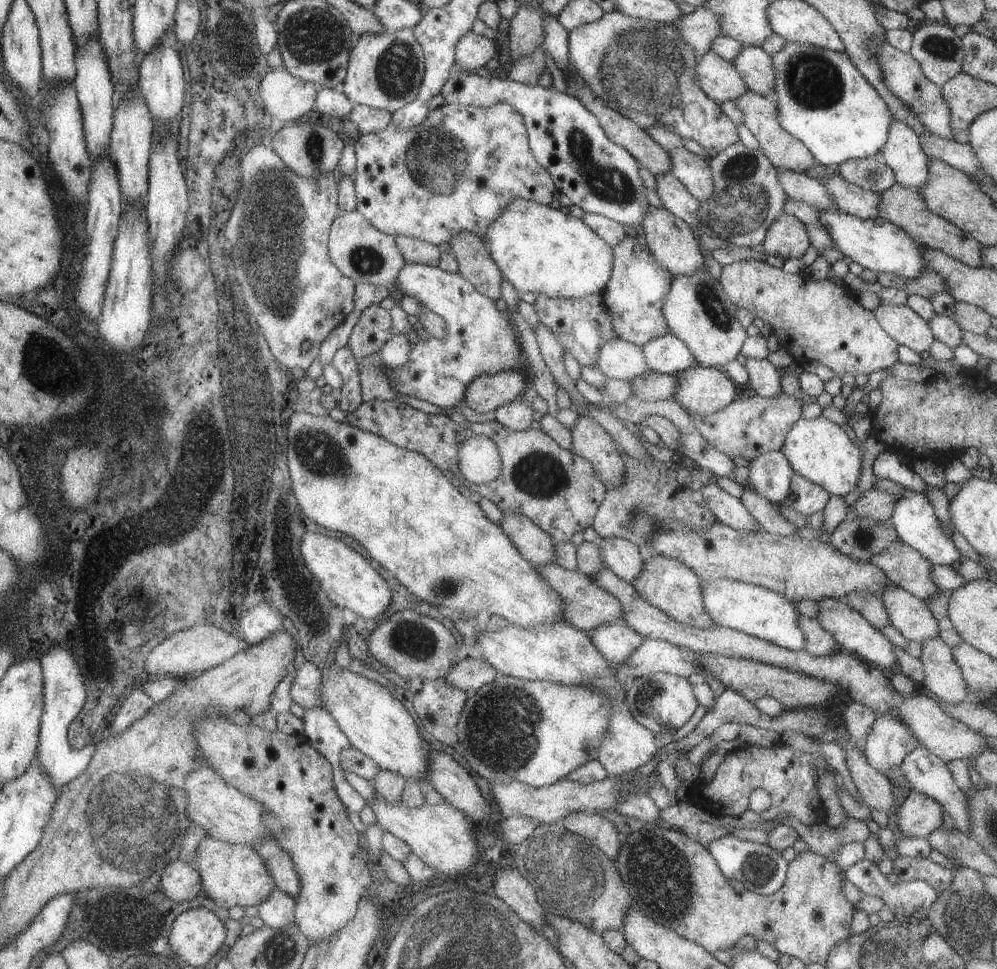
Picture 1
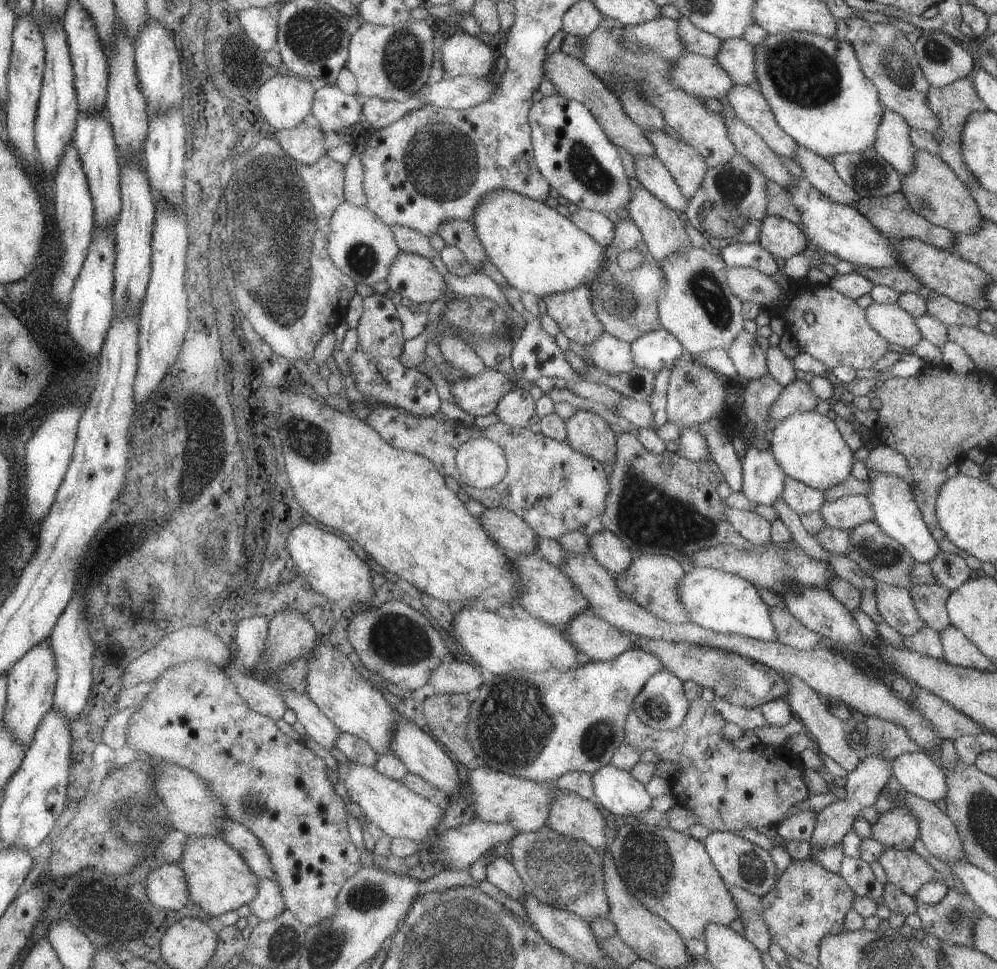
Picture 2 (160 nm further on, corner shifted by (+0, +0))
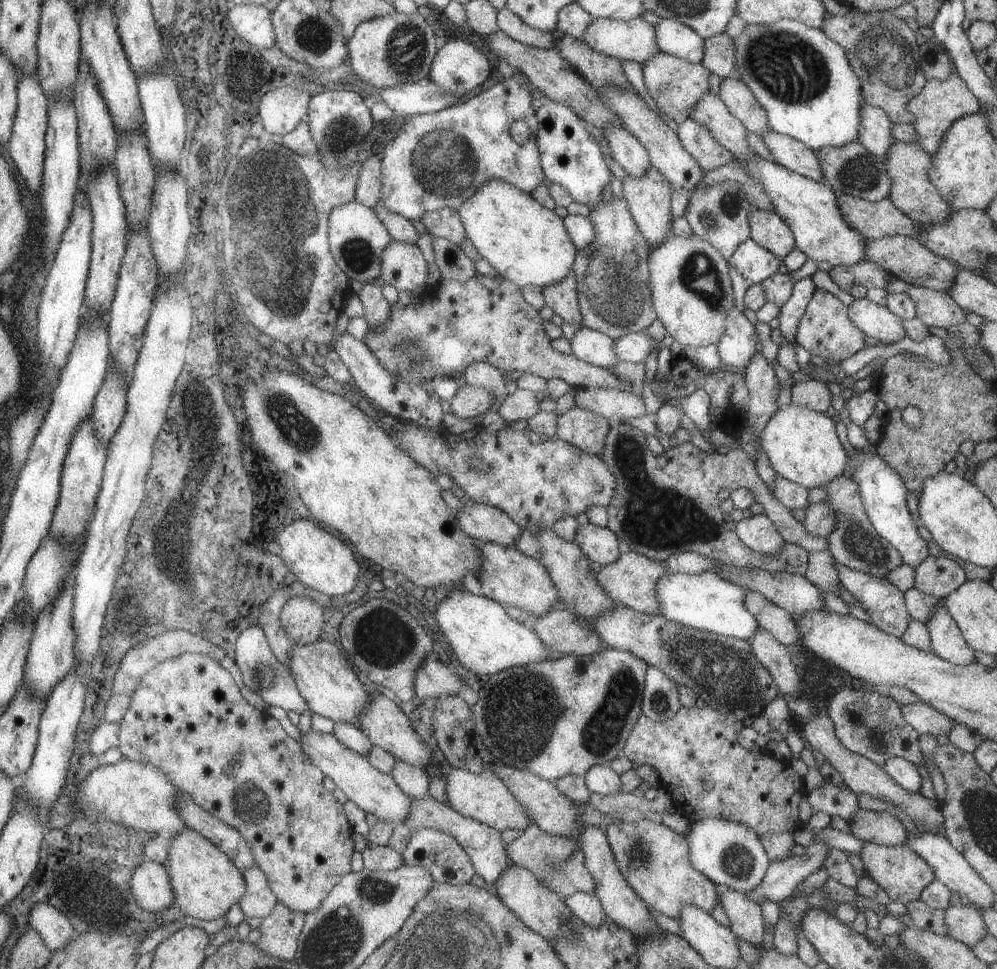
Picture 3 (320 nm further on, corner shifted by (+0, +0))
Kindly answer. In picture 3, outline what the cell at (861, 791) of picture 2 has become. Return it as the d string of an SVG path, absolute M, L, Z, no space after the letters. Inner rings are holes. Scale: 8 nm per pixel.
M812 843L805 848L801 857L792 855L781 861L771 861L759 884L745 893L748 899L759 906L764 900L779 904L783 899L787 899L798 882L820 868L821 861L829 850L819 843Z

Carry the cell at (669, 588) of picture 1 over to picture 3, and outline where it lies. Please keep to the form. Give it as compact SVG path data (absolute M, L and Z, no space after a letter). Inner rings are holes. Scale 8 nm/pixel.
M622 550L615 562L603 566L589 564L595 582L603 592L615 603L623 605L643 614L660 614L658 598L655 598L654 586L666 572L664 562L652 561L645 556L629 550Z

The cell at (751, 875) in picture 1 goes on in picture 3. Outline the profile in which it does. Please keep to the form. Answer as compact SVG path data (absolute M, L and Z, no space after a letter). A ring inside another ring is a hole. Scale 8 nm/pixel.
M705 817L694 823L690 822L688 830L689 832L684 837L688 846L688 859L695 870L704 874L717 886L739 892L746 893L759 884L770 861L767 859L759 837L746 824L735 822L727 817Z

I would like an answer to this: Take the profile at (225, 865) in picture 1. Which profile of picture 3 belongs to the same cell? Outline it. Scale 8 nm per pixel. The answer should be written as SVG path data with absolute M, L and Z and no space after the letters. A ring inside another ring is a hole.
M191 829L179 831L171 838L163 866L169 873L174 903L184 915L201 920L223 917L244 893L238 868L214 844Z

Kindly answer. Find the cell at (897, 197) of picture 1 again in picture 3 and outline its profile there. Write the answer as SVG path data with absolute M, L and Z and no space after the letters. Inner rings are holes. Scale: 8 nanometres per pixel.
M836 195L839 214L855 232L866 239L878 239L885 235L918 237L920 226L897 210L888 198L869 202L849 195Z

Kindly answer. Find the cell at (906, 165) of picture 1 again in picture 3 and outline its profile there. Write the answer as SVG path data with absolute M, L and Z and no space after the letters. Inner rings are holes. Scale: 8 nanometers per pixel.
M863 102L859 107L859 126L856 141L867 149L869 154L886 157L887 149L895 140L891 136L890 126L893 123L880 108Z

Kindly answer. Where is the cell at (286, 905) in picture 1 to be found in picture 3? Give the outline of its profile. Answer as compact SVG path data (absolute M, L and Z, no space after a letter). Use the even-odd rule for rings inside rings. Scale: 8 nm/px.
M257 865L239 872L243 877L244 893L236 903L245 917L262 919L271 912L278 900L267 884L264 872Z

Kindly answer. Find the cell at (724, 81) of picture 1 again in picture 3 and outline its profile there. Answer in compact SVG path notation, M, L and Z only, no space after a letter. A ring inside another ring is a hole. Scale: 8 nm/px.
M657 51L653 56L646 58L641 65L645 88L659 108L659 112L672 118L676 125L680 125L690 115L690 108L699 100L699 97L708 91L707 77L710 72L701 64L678 59L677 57Z

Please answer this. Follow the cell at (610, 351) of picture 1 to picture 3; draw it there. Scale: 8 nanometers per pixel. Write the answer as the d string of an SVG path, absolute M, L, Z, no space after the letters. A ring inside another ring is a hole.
M579 327L569 340L573 356L594 367L608 369L617 364L613 339L587 327Z

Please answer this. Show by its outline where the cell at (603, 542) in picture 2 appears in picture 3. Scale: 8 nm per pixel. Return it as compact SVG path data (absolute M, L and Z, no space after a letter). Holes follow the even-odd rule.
M587 523L578 525L573 543L595 566L603 566L615 562L623 550L617 537L606 526L598 527Z

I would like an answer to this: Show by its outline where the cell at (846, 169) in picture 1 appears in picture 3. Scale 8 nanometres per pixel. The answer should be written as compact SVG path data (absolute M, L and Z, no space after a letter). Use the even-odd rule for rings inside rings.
M851 141L838 147L823 147L813 151L816 156L825 183L834 194L849 195L869 202L887 198L890 180L885 172L884 160L873 156L857 141Z

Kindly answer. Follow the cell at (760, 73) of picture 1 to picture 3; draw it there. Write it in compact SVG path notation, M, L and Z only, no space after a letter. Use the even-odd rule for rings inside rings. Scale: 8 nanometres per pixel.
M717 33L704 39L703 58L700 63L719 78L736 78L732 38L725 33Z

